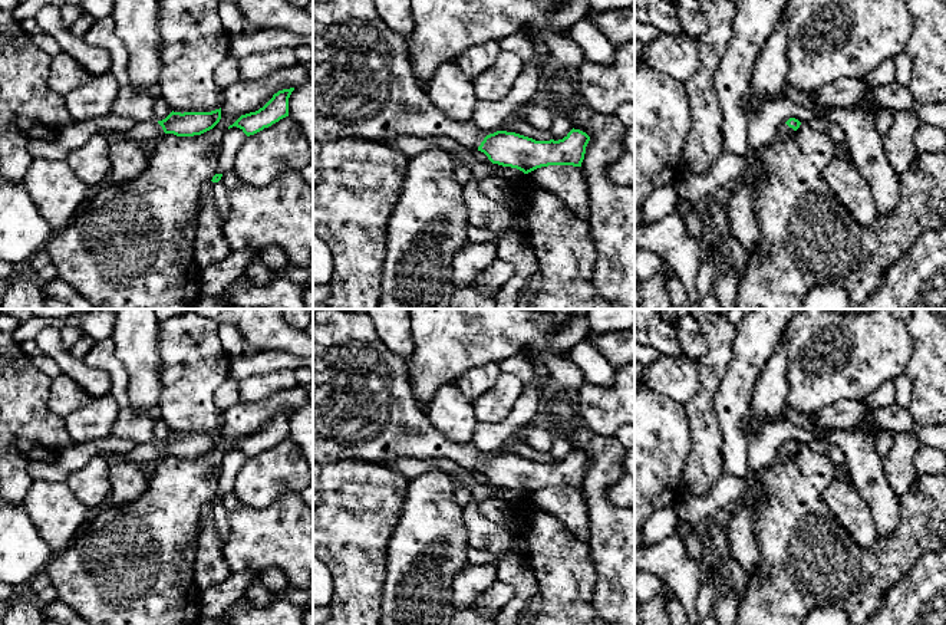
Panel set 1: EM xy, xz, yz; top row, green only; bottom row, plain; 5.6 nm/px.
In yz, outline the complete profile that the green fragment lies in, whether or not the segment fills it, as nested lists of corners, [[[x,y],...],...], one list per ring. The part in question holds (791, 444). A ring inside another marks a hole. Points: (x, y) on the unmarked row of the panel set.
[[[790,440],[785,445],[778,448],[777,460],[790,460],[800,450],[801,444],[795,440]]]

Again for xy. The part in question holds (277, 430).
[[[294,409],[278,412],[263,430],[241,437],[228,451],[237,448],[250,458],[289,438],[289,420],[293,412]]]

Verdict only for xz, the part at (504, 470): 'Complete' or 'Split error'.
Split error

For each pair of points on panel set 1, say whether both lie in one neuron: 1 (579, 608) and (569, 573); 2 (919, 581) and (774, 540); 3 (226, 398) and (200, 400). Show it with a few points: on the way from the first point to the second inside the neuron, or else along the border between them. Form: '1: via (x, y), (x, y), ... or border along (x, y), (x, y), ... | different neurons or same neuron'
1: via (577, 599), (569, 591), (569, 582) | same neuron
2: border along (926, 552), (887, 591), (882, 602) | different neurons
3: border along (228, 375), (214, 392), (214, 404), (221, 411) | different neurons

